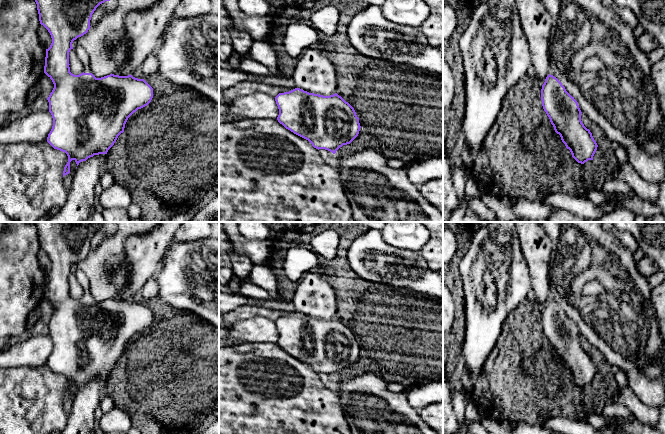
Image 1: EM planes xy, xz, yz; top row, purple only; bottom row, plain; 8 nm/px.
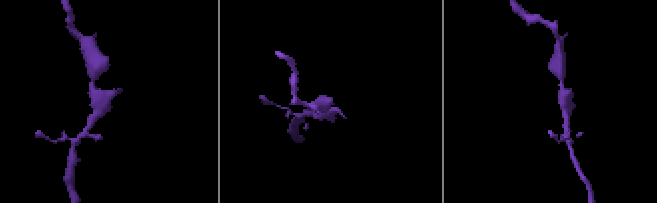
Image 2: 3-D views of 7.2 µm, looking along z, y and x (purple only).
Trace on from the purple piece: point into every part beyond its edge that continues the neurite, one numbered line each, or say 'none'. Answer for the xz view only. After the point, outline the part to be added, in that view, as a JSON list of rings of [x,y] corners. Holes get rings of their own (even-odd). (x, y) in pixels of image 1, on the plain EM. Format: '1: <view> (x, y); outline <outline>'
none

